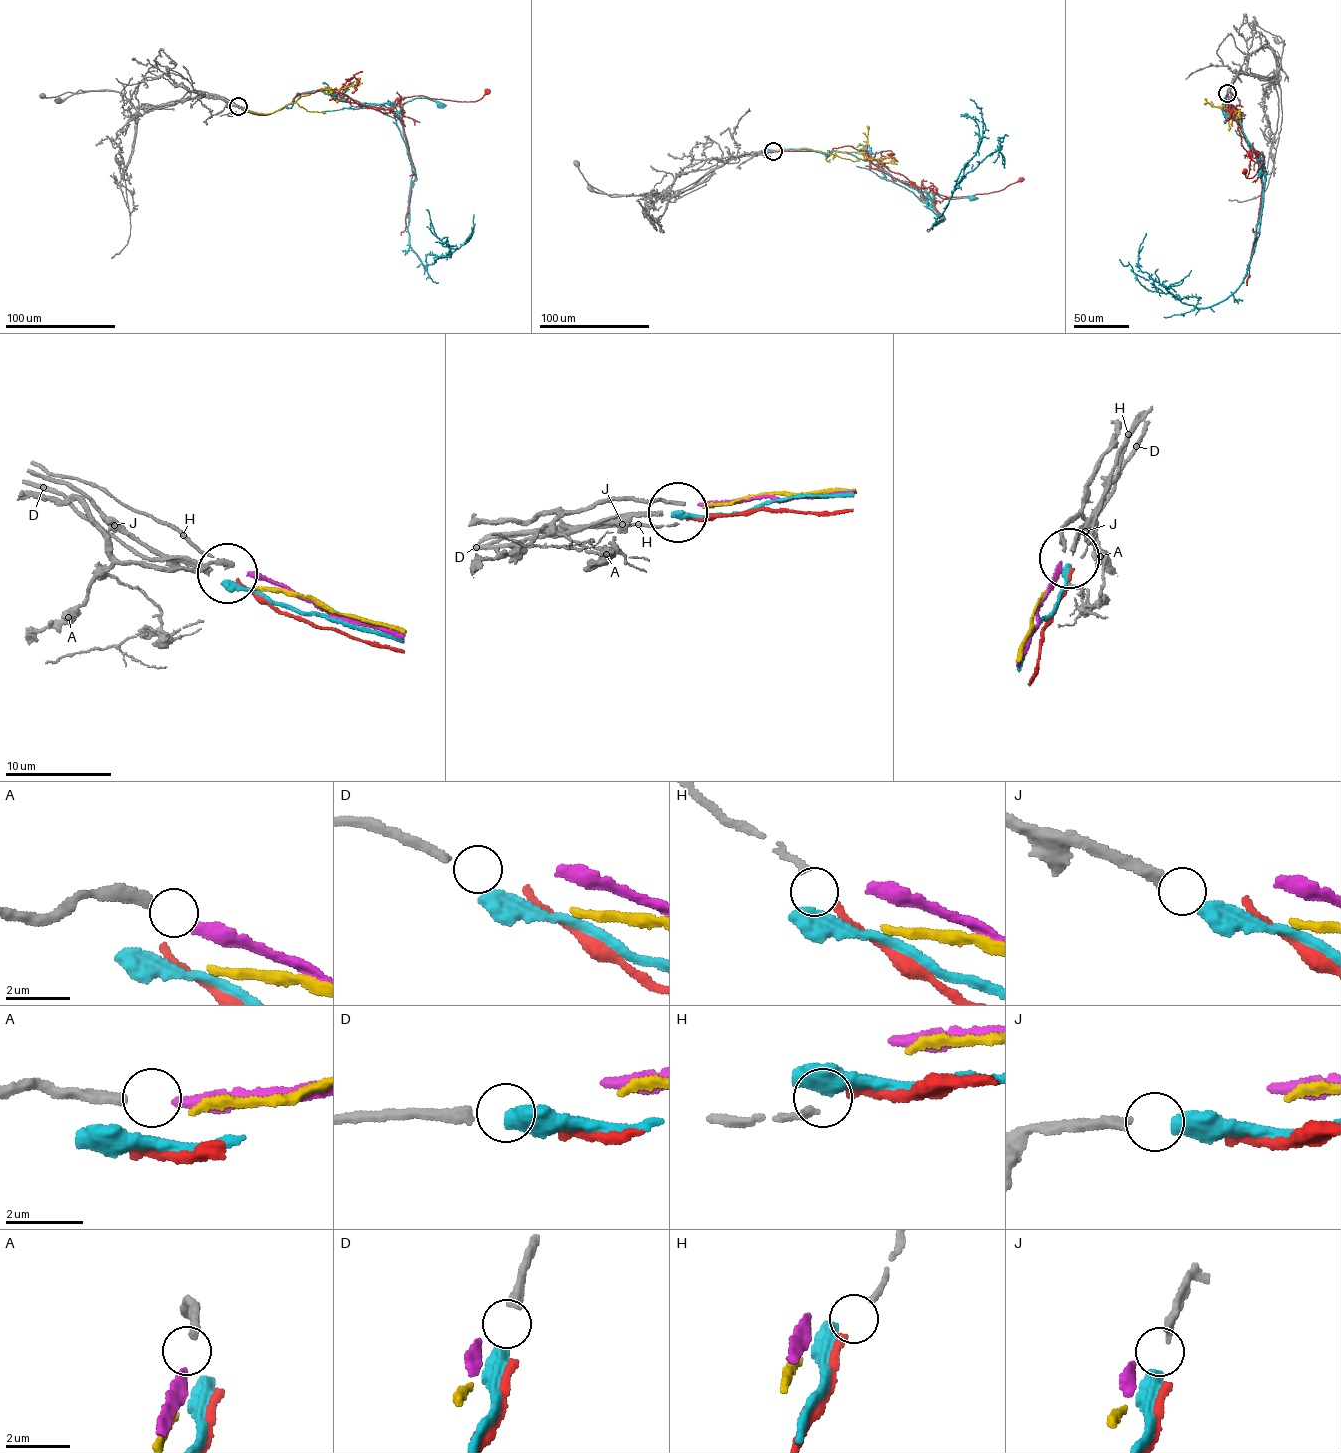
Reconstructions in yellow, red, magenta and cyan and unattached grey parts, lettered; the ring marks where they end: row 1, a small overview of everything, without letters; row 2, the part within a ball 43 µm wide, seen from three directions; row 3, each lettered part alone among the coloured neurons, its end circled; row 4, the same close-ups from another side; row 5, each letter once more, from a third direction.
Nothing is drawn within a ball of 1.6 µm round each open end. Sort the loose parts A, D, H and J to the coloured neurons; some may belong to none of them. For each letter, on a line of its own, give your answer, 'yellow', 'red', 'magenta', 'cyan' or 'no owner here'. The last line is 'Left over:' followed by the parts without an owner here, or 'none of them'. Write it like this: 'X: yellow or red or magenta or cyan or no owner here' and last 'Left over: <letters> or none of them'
A: magenta
D: no owner here
H: red
J: cyan
Left over: D

